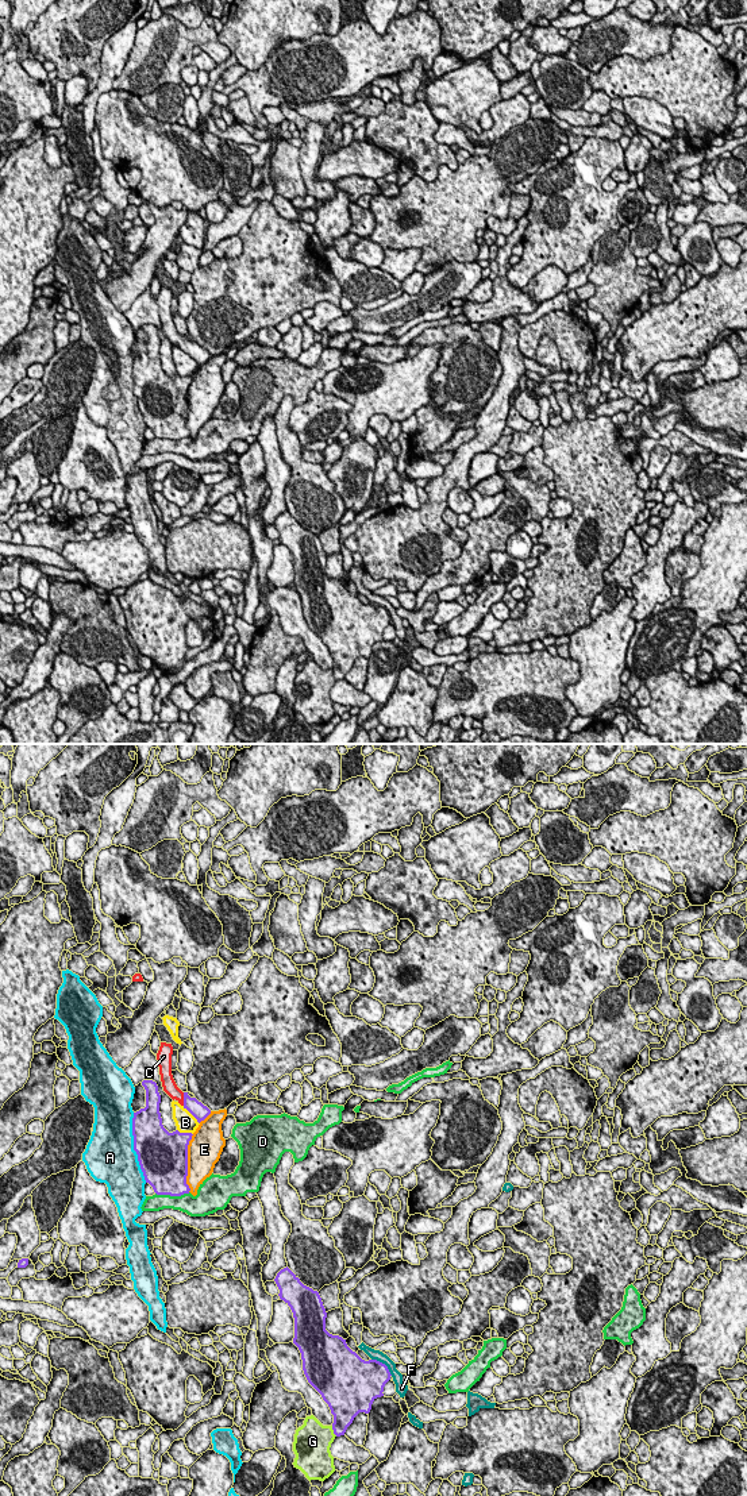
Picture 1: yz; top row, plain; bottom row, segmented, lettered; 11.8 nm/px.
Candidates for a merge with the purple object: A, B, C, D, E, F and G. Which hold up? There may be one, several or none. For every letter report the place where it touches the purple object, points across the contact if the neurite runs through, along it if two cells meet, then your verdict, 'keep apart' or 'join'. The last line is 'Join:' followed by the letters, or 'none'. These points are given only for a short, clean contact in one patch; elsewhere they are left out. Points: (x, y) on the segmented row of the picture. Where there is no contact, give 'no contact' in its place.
A: contact yz (134, 1148); keep apart
B: contact yz (192, 1114); keep apart
C: contact yz (184, 1099); join
D: contact yz (172, 1195); keep apart
E: contact yz (187, 1163); keep apart
F: contact yz (384, 1364); border yz (372, 1358), (382, 1363), (392, 1375); keep apart
G: contact yz (334, 1431); keep apart
Join: C

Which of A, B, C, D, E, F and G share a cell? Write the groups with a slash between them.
A / B / C / D / E / F / G

